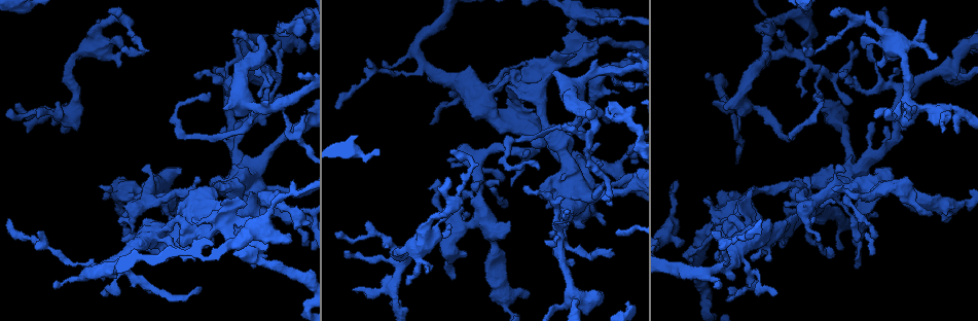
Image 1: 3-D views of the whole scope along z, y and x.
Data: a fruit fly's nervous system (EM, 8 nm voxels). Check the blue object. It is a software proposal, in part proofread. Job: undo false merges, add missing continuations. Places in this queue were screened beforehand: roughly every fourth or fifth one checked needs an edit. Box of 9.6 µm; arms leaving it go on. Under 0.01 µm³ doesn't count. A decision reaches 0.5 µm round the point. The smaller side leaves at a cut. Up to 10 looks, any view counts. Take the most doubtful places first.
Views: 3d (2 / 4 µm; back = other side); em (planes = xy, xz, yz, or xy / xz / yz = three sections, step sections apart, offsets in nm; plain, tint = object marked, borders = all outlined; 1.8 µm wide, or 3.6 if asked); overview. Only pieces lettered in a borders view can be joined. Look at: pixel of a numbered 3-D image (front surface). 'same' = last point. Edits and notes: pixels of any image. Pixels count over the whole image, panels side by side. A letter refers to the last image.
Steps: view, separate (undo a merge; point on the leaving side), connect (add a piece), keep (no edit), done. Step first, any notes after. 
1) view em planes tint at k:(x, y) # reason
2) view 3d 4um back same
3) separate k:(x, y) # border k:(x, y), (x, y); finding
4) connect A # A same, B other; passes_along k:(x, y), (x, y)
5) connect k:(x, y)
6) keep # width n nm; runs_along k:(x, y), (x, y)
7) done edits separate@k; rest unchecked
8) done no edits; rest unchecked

view em 3.6um xy step 4 tint at 1:(249, 181) # four or more arms meet

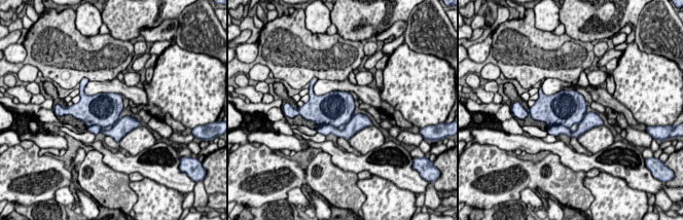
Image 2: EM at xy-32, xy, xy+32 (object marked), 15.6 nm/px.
view em 3.6um planes tint same

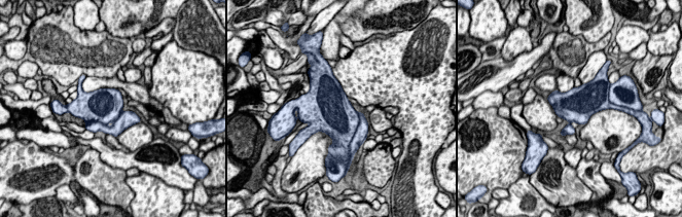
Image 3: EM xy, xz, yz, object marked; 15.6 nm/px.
view em 3.6um planes borders same # what lies round it

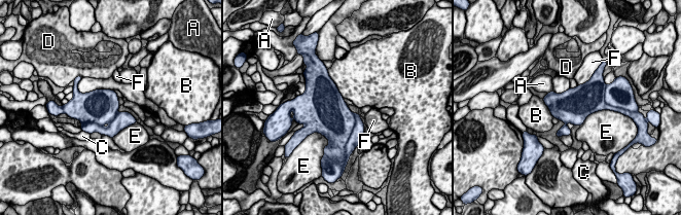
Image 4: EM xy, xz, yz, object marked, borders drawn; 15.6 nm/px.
keep # A other, B other, C other, D other, E other, F other; border 4:(328, 74), (344, 98); all the same neuron

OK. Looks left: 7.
view em xz step 16 borders at 1:(394, 287) # sharp bend

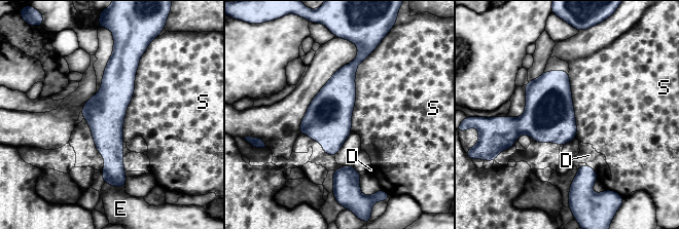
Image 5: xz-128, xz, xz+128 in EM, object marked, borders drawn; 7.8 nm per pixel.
view em planes borders same

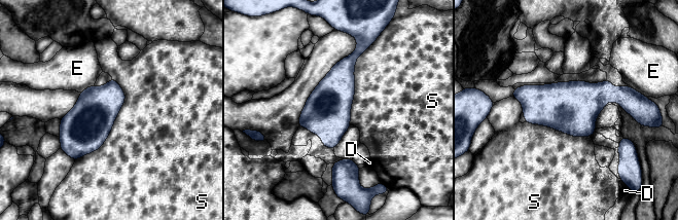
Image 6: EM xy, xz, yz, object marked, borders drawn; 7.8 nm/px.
keep # D other, E other, S other; border 6:(112, 77), (125, 102), (75, 160); one neuron here

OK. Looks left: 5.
view em planes borders at 1:(763, 252) # an open end

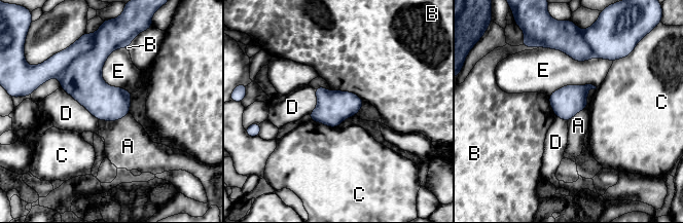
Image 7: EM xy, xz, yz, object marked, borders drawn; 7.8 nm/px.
keep # width 240 nm; A other, B other, C other, D other, E other; border 7:(129, 112), (115, 120), (99, 120); no lettered piece goes on from it

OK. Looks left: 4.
view em xy step 16 tint at 1:(506, 165) # abrupt turn

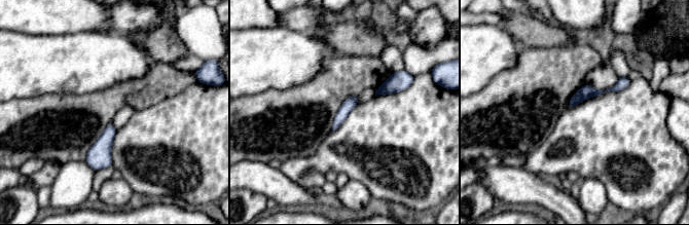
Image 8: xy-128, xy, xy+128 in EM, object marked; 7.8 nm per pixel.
view em yz step 4 borders same

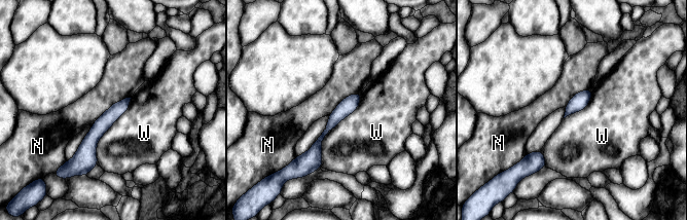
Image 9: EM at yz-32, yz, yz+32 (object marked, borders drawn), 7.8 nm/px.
keep # longest_contact W 650 nm; N other, W other; border 9:(362, 94), (322, 141), (321, 167); one neuron here

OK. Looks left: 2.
done no edits; rest unchecked

